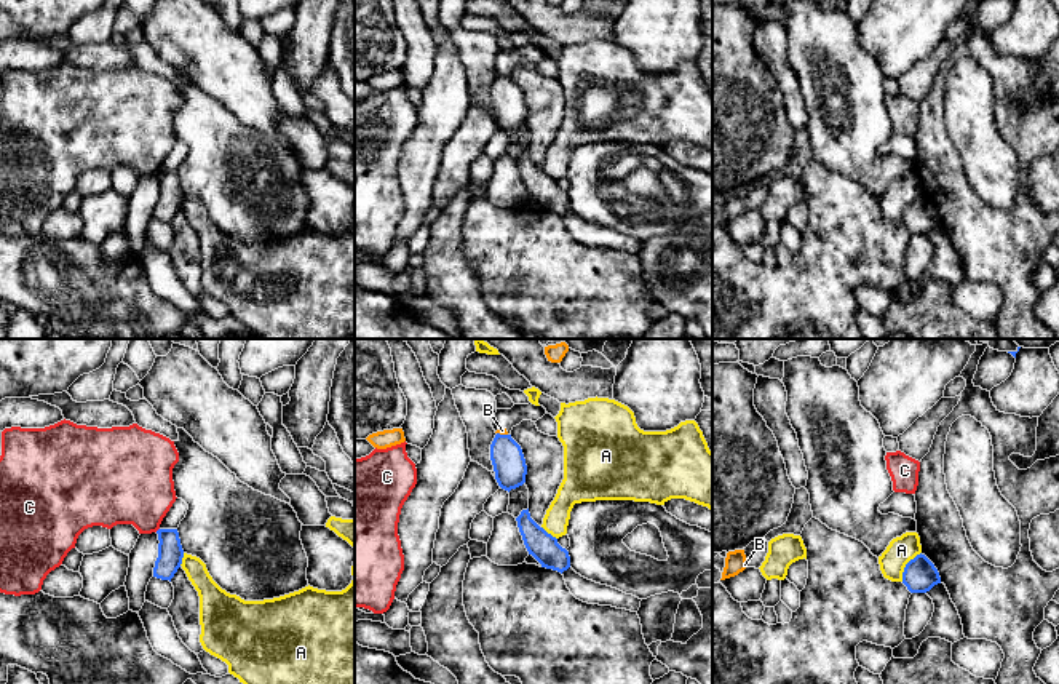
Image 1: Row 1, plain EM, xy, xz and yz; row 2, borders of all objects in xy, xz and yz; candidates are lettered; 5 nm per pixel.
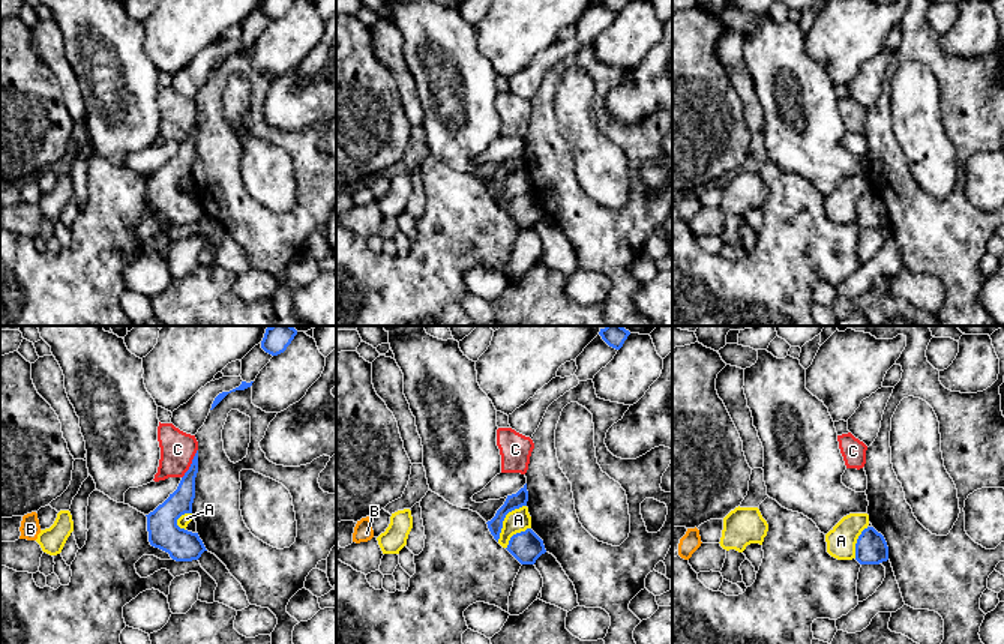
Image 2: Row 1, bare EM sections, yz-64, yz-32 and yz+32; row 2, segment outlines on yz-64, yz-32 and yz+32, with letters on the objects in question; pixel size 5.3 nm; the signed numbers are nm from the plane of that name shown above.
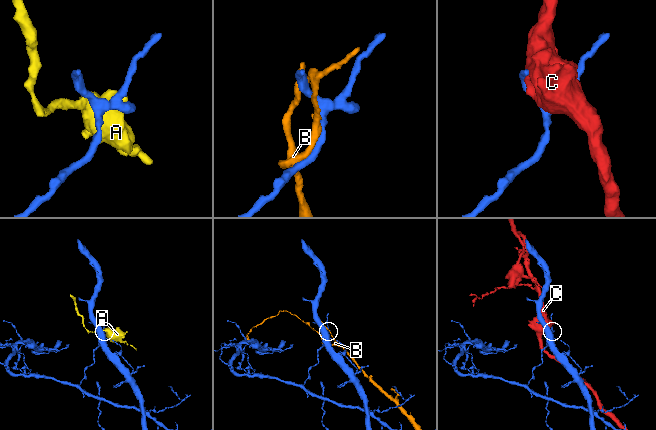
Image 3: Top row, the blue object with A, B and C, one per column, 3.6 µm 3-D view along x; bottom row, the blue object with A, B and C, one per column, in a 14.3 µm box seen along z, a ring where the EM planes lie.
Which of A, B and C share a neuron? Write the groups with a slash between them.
A / B / C

